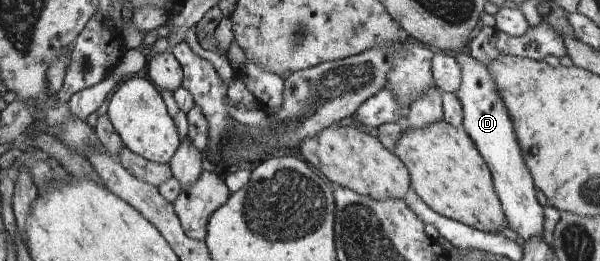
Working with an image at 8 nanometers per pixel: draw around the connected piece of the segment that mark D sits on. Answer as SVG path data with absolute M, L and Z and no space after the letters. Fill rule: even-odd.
M457 53L461 69L461 82L455 91L463 109L462 125L469 138L478 148L493 175L493 184L502 204L508 227L525 241L544 231L544 209L536 198L536 186L530 170L521 154L521 147L514 131L513 119L509 116L504 100L500 97L496 82L487 65L466 53Z

